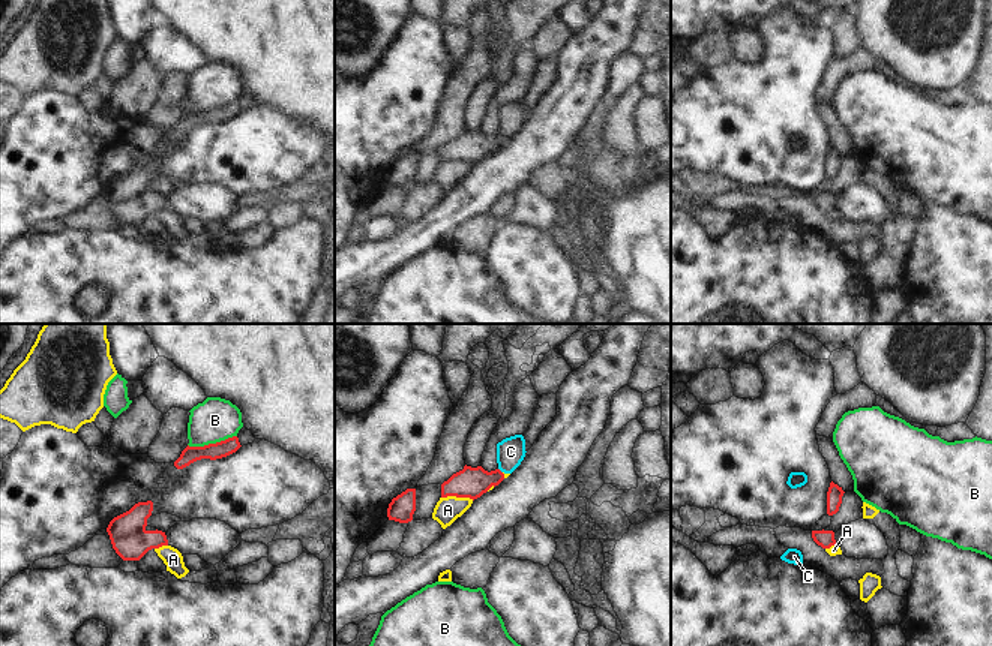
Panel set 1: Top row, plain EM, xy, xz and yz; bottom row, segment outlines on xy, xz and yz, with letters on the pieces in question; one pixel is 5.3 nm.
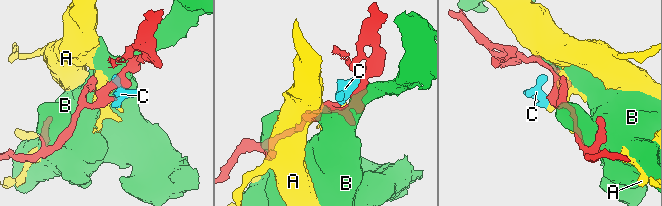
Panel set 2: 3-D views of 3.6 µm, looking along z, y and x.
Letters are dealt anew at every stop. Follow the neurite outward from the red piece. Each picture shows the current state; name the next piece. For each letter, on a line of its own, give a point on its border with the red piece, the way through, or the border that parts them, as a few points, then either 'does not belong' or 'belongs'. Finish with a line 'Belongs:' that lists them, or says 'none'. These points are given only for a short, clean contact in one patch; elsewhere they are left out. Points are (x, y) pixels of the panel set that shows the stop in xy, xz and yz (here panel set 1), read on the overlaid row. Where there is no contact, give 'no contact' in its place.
A: contact xz (458, 496); does not belong
B: contact xy (212, 444); does not belong
C: contact xz (500, 471); way xz (471, 483), (492, 478), (500, 471), (508, 462), (511, 451); belongs
Belongs: C

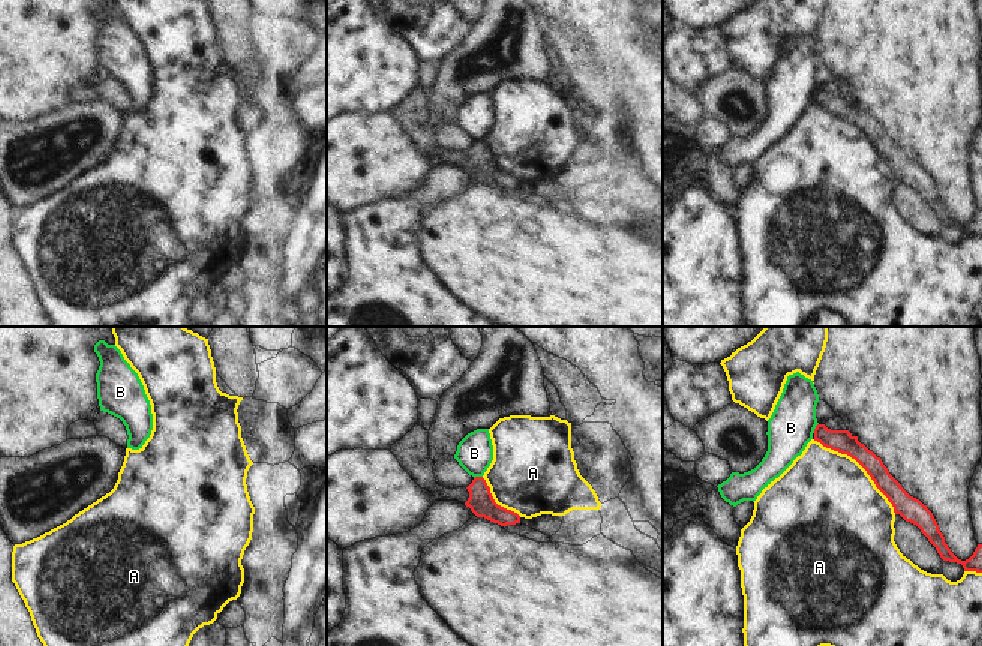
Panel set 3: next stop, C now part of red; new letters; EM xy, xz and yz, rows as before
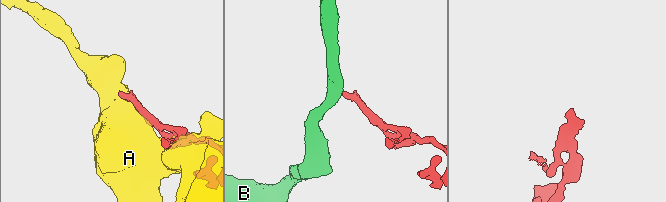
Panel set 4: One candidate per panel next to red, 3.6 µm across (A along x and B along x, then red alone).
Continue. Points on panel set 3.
A: contact yz (861, 465); does not belong
B: contact yz (816, 427); border yz (817, 423), (813, 432); does not belong
Belongs: none

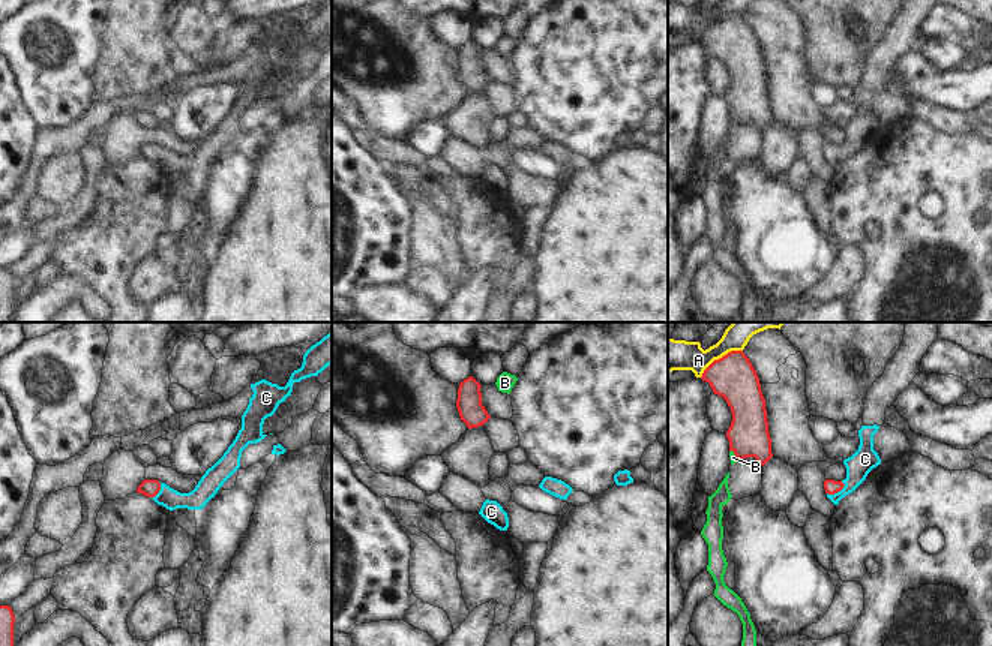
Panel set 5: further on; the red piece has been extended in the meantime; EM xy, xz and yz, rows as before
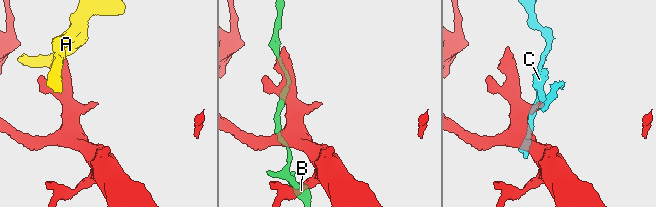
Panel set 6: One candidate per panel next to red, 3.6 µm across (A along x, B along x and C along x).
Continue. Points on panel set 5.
A: contact yz (719, 358); border yz (742, 349), (733, 349), (716, 358), (700, 376); does not belong
B: contact yz (736, 456); does not belong
C: contact yz (836, 492); way yz (830, 486), (836, 492), (865, 459); belongs
Belongs: C

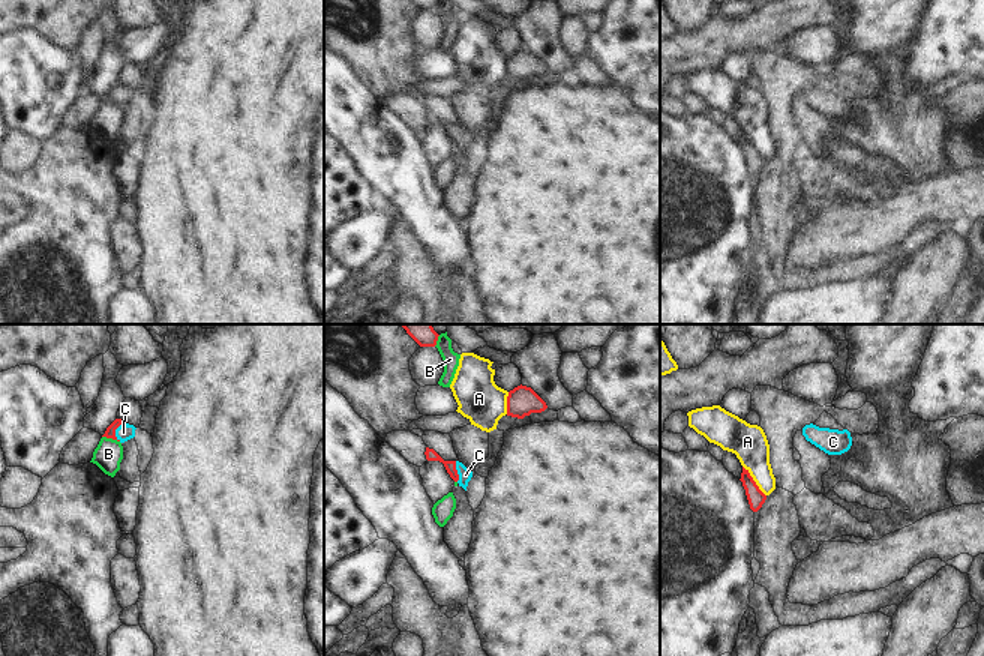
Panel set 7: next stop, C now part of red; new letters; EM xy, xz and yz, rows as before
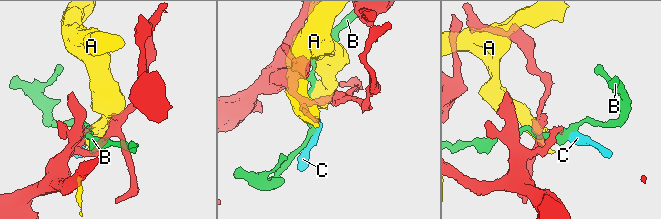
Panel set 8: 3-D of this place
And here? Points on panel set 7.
A: contact yz (753, 481); does not belong
B: contact xy (111, 437); border xy (102, 436), (119, 442); does not belong
C: contact xy (116, 428); way xy (110, 433), (116, 428), (123, 433); belongs
Belongs: C

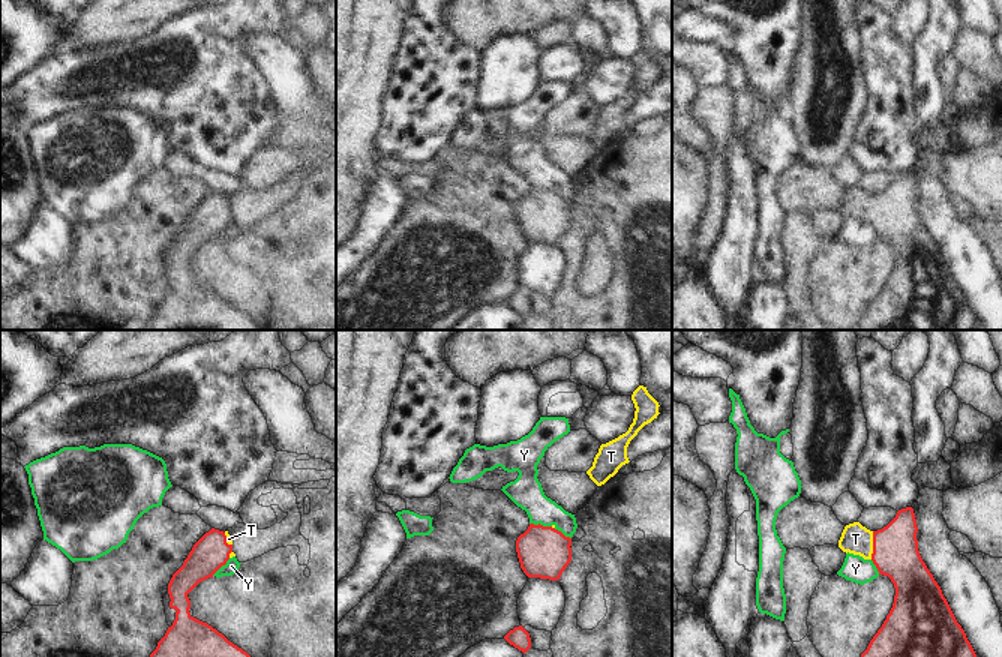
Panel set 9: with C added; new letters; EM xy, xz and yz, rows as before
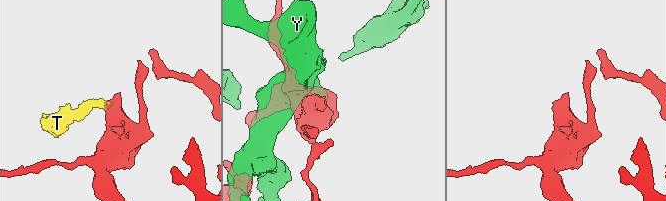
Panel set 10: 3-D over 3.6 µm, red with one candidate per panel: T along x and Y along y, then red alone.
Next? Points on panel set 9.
T: contact yz (873, 545); way yz (896, 554), (890, 548), (873, 545), (855, 539); belongs
Y: contact xz (539, 524); does not belong
Belongs: T

